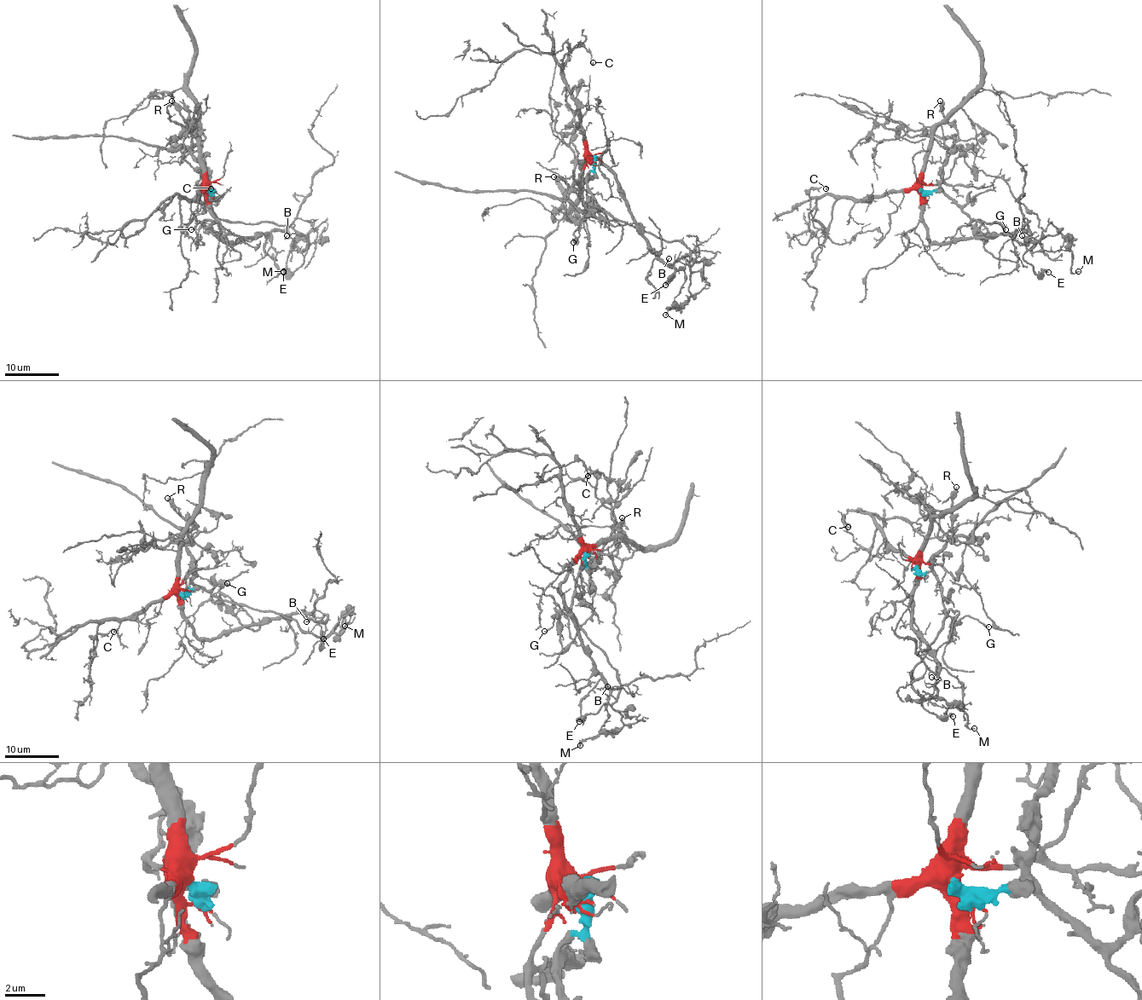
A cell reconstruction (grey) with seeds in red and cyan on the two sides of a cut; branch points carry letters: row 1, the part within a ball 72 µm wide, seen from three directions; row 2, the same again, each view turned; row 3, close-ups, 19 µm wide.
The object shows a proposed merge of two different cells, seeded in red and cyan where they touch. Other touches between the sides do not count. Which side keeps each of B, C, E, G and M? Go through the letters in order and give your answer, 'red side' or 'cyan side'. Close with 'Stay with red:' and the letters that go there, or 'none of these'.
B: red side
C: red side
E: cyan side
G: cyan side
M: cyan side
Stay with red: B, C

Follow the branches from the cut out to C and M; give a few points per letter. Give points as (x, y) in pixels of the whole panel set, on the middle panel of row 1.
C: (590, 156), (581, 126), (579, 104), (562, 70), (570, 49), (581, 45), (593, 62)
M: (590, 157), (588, 191), (604, 210), (658, 237), (680, 241), (690, 251), (690, 297), (665, 315)

